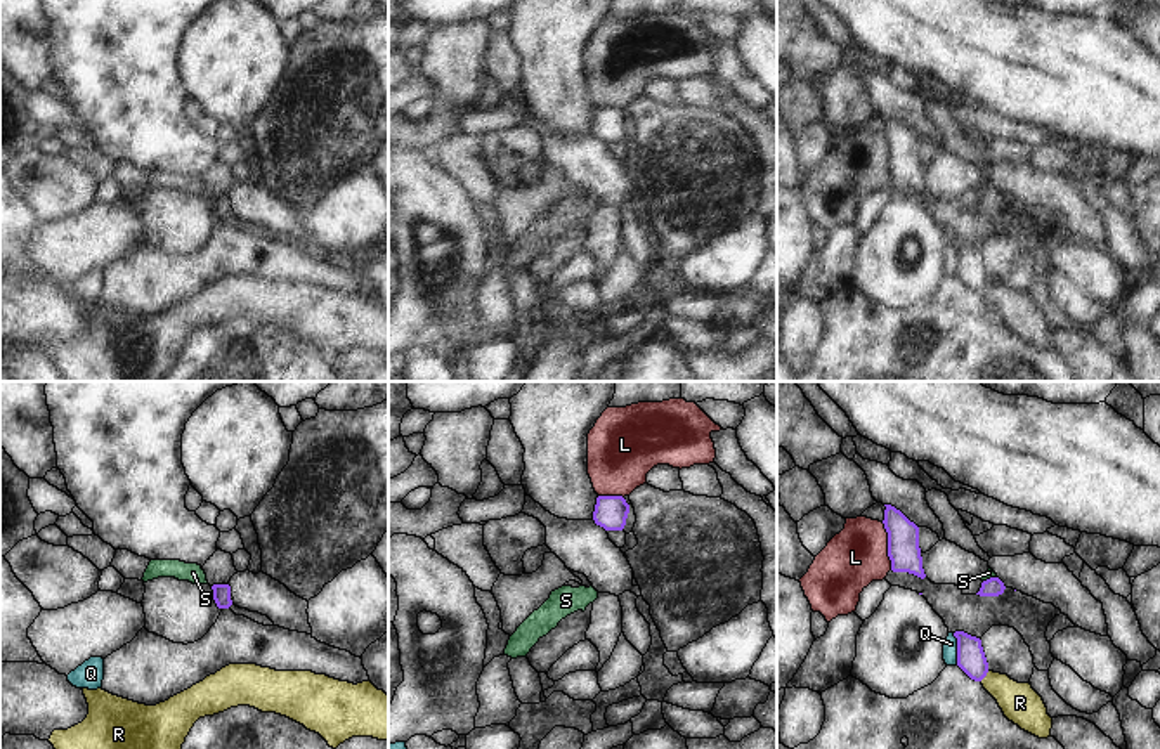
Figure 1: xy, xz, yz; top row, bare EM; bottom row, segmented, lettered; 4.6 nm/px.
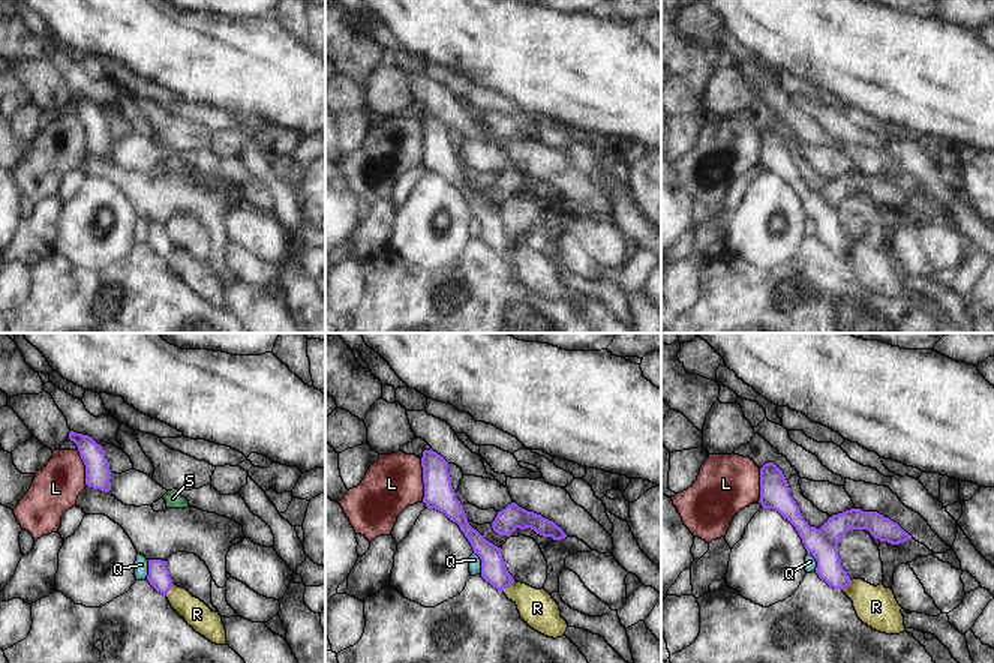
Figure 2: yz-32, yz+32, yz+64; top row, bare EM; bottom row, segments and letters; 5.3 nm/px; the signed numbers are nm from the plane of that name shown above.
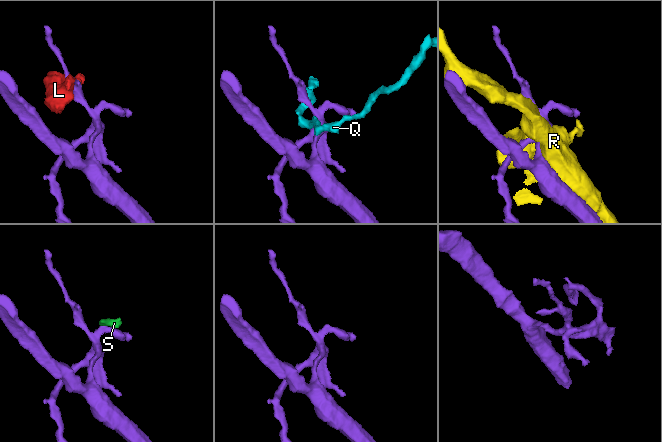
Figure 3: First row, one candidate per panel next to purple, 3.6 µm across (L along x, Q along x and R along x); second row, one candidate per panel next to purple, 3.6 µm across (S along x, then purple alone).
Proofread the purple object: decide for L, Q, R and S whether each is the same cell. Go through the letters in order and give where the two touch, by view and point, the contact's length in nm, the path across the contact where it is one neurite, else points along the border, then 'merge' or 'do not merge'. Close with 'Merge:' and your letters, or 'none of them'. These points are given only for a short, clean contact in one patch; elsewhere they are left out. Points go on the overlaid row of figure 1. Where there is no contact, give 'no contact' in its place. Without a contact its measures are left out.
L: contact yz (888, 547); length 220 nm; do not merge
Q: contact yz (957, 649); length 150 nm; do not merge
R: contact yz (984, 677); length 60 nm; do not merge
S: contact yz (990, 578); length 70 nm; way yz (994, 586), (990, 578), (989, 573); merge
Merge: S

